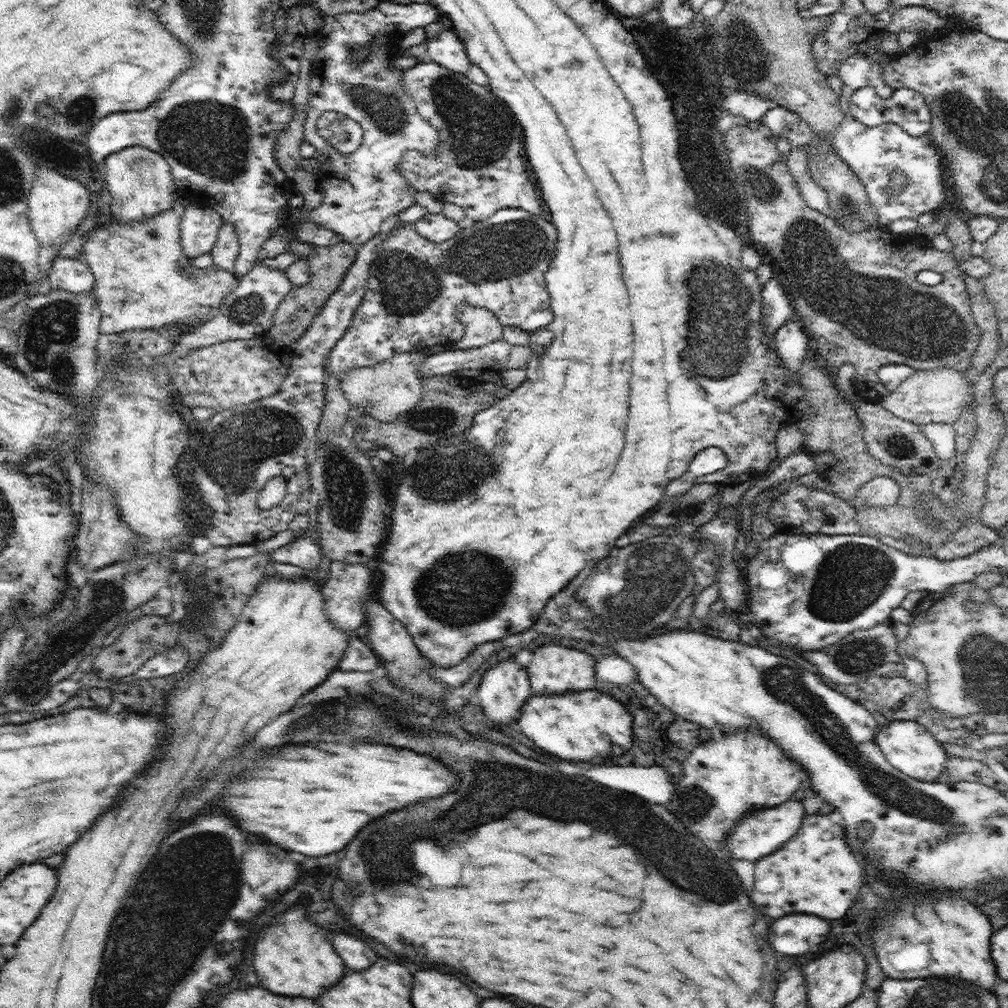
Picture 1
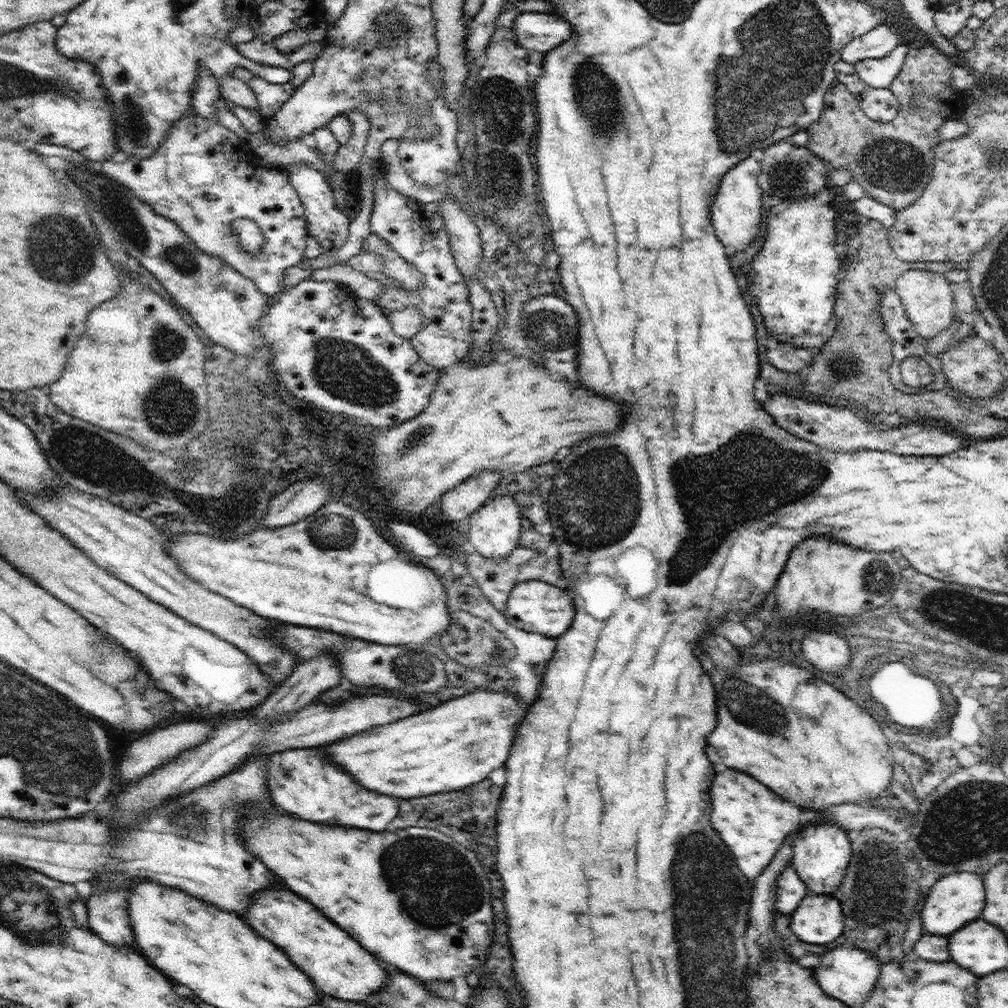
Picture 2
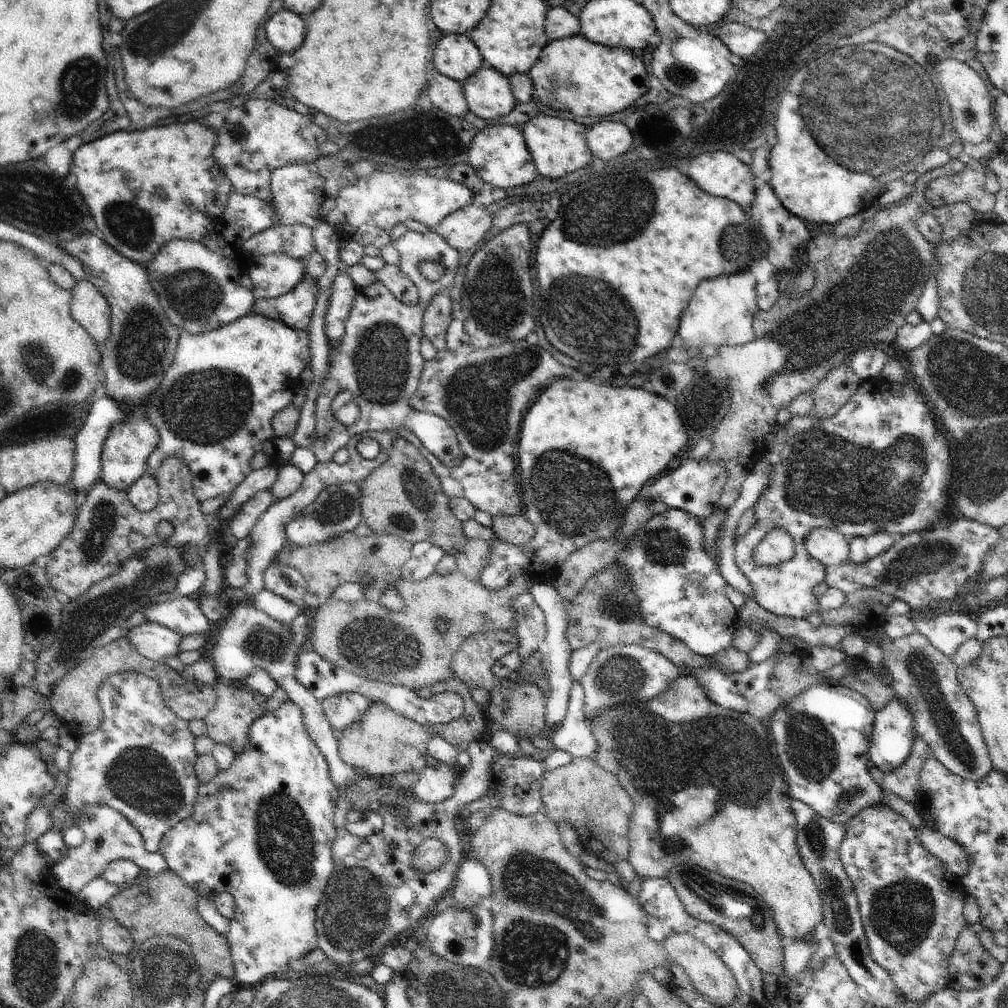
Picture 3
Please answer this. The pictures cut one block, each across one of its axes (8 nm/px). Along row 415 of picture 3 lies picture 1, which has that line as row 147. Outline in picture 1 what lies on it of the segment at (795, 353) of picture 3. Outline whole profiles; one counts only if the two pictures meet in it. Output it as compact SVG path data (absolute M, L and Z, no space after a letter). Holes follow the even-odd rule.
M762 122L755 130L750 126L735 126L726 131L726 148L728 149L728 161L730 167L736 172L738 180L742 183L744 191L746 191L747 213L748 213L748 230L751 235L752 243L760 247L764 252L770 252L774 262L780 266L777 272L782 272L782 281L786 287L787 294L790 296L795 308L795 316L799 318L801 324L806 329L806 332L811 334L817 340L818 356L829 368L837 370L839 366L844 363L850 363L855 368L854 382L860 384L856 388L860 390L862 398L870 398L870 400L878 400L880 402L884 397L888 396L890 392L886 390L886 386L882 384L881 371L882 368L888 364L904 364L914 368L916 371L920 370L935 370L938 367L954 367L955 370L965 373L972 358L980 344L980 336L982 336L982 329L977 325L974 316L971 314L971 307L969 304L969 294L966 288L965 274L959 268L959 264L952 253L941 252L937 250L930 240L926 240L917 234L896 234L886 225L879 225L864 229L860 232L848 232L835 219L826 216L817 210L811 209L802 198L802 191L794 179L794 175L790 173L787 165L787 156L781 155L777 151L777 137L768 126ZM923 270L931 270L942 275L942 282L934 286L924 285L916 277L919 272Z

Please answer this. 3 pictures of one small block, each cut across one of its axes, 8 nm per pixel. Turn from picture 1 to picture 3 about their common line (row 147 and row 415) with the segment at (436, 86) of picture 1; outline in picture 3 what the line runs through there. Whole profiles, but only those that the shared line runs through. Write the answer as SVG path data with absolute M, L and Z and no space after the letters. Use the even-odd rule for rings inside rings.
M526 340L518 342L508 341L498 348L488 346L478 350L474 345L462 343L456 350L448 348L437 351L432 360L425 361L420 377L420 388L410 398L410 406L418 410L442 410L442 418L454 429L456 438L462 450L464 460L454 468L444 466L434 454L420 446L422 456L432 466L440 486L448 498L466 498L476 510L488 512L490 516L498 515L518 516L523 515L523 500L521 494L522 482L518 469L518 438L521 431L524 415L528 408L530 398L534 400L536 394L549 384L550 378L564 378L570 376L574 380L586 378L574 368L562 366L556 358L552 358L540 346L530 346Z

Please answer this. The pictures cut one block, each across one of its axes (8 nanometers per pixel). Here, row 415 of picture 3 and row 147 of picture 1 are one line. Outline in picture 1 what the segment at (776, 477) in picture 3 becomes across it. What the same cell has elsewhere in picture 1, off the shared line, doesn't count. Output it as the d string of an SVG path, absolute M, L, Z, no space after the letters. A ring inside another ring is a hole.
M845 109L844 120L836 132L829 135L829 142L863 182L880 225L888 226L899 218L916 219L925 212L936 213L943 202L947 204L946 189L942 184L944 162L928 135L912 136L894 123L869 127ZM896 170L910 181L900 193L892 194L888 188Z

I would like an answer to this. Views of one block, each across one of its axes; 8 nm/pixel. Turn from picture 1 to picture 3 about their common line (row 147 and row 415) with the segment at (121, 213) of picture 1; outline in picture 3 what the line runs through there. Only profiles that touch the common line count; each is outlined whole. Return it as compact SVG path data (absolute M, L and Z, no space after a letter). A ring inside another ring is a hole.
M80 234L72 242L58 242L62 250L76 256L84 264L84 278L92 282L104 296L111 310L111 331L108 340L99 344L102 360L101 383L106 386L106 396L128 412L126 422L110 428L101 451L102 472L100 480L116 490L127 491L140 476L146 473L150 453L158 446L160 434L144 414L144 402L162 384L164 372L172 366L178 348L179 328L176 328L160 306L158 294L148 284L148 272L140 263L122 256L101 235Z

